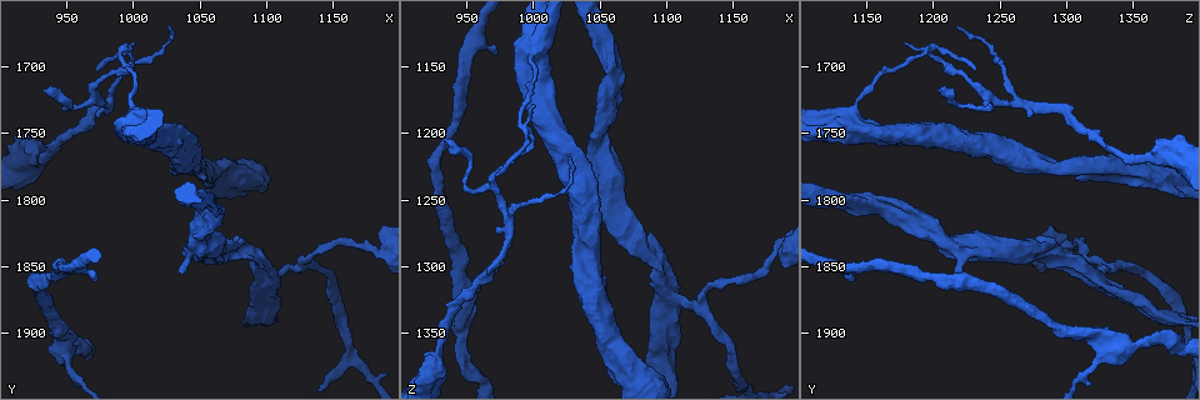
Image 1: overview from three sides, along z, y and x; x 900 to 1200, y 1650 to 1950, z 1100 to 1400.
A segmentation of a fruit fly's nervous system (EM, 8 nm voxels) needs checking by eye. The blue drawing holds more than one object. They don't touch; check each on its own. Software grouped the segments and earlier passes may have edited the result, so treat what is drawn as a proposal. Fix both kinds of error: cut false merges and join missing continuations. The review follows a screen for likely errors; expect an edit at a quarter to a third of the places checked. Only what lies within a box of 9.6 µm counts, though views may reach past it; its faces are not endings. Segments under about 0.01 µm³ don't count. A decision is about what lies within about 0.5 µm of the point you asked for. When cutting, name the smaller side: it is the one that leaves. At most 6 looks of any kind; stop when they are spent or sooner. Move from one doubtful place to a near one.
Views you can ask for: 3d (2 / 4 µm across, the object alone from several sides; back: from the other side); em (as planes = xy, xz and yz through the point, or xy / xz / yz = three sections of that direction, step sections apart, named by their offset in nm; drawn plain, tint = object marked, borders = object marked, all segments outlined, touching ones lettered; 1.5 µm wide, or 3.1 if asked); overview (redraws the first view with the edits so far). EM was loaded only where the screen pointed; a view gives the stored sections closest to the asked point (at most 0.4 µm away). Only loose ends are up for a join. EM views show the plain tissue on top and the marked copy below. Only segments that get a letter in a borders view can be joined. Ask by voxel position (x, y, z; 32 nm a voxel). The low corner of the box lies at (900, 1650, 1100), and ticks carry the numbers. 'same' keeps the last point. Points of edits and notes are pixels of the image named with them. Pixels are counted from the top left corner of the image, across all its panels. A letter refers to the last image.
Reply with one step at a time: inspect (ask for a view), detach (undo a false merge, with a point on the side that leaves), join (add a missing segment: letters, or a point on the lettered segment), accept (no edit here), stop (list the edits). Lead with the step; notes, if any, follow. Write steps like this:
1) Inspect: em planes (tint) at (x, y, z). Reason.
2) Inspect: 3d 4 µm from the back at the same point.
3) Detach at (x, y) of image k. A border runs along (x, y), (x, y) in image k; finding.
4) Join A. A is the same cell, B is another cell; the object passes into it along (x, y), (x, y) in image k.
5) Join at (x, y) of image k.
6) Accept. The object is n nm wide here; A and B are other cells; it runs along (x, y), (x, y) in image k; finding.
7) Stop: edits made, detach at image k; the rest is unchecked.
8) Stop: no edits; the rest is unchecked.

Inspect: 3d 2 µm at (972, 1860, 1142). Branch stops here.

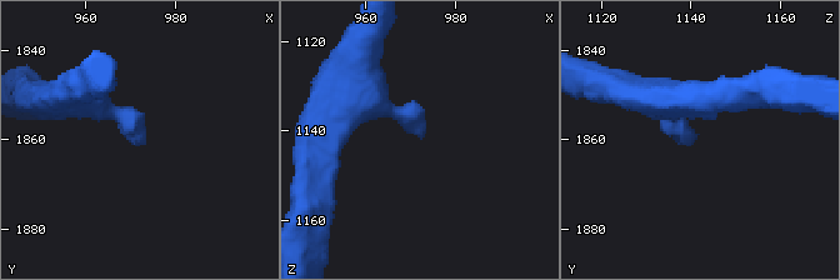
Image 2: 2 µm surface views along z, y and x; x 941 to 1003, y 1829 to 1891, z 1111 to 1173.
Inspect: em xz step 4 (tint) at (973, 1859, 1142).

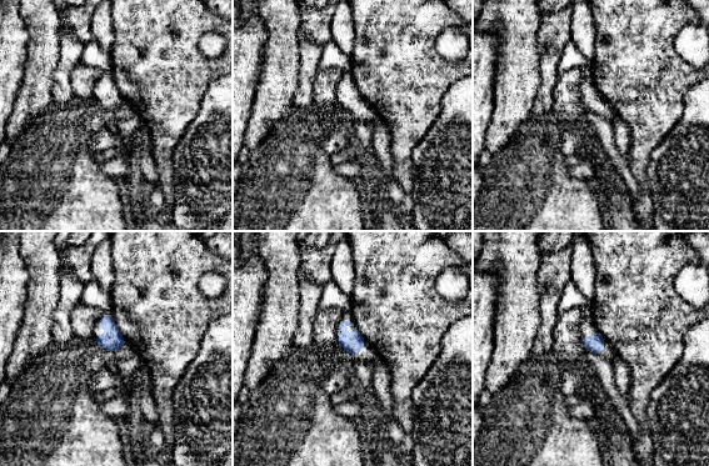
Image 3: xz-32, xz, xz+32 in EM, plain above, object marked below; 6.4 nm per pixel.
Inspect: em planes (borders) at the same point. Cut it another way.

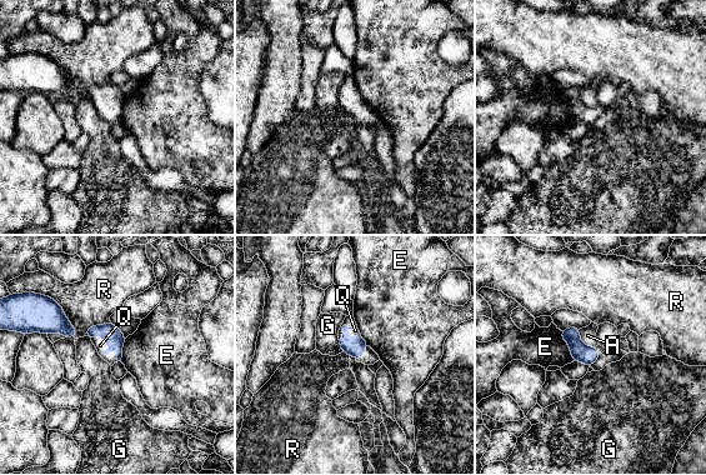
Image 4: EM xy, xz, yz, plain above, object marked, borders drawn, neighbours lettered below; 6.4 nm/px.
Join Q. Q is the same cell, A, E, G and R are other cells; it goes on there.

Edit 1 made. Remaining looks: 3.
Inspect: em xz step 4 (borders) at (1038, 1856, 1216). Branch stops here.

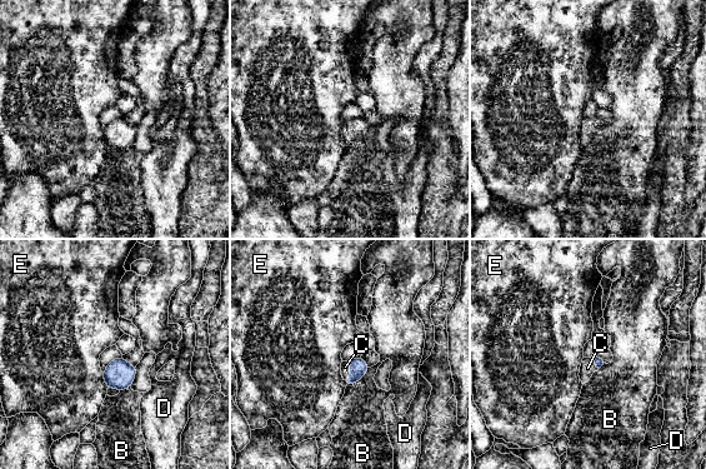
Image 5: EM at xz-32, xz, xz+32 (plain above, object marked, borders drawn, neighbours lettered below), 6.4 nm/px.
Join C. C is the same cell, B, D and E are other cells; the neuron continues.

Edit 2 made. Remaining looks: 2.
Inspect: em xy step 4 (tint) at (992, 1686, 1196). Branch point.

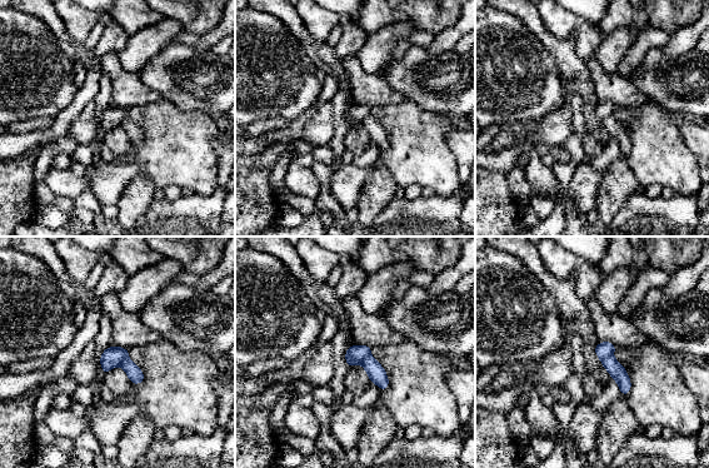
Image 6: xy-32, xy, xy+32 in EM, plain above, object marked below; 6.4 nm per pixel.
Inspect: em planes (borders) at the same point. Cut it another way.

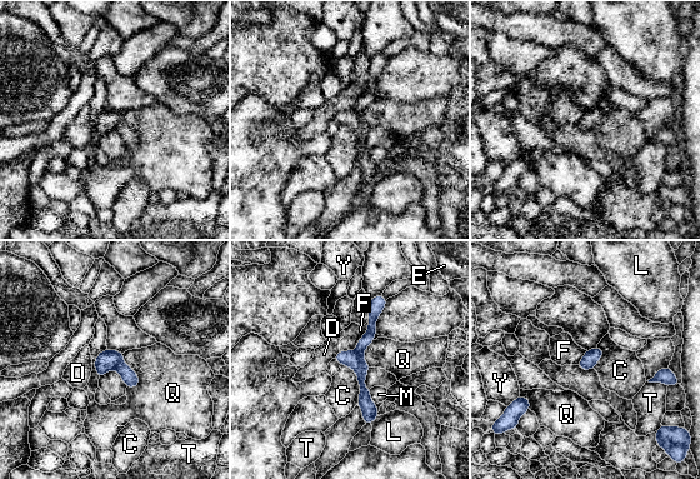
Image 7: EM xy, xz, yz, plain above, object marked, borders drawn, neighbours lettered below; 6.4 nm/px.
Detach at (366, 339) of image 7. The object is 100 nm wide here; C, D, E, F, L, M, Q, T and Y are other cells; a border runs along (355, 350), (360, 359), (358, 377) in image 7; a second neuron is stuck on.

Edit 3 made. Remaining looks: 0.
Stop: edits made, join at image 4, join at image 5, detach at image 7; the rest is unchecked.

